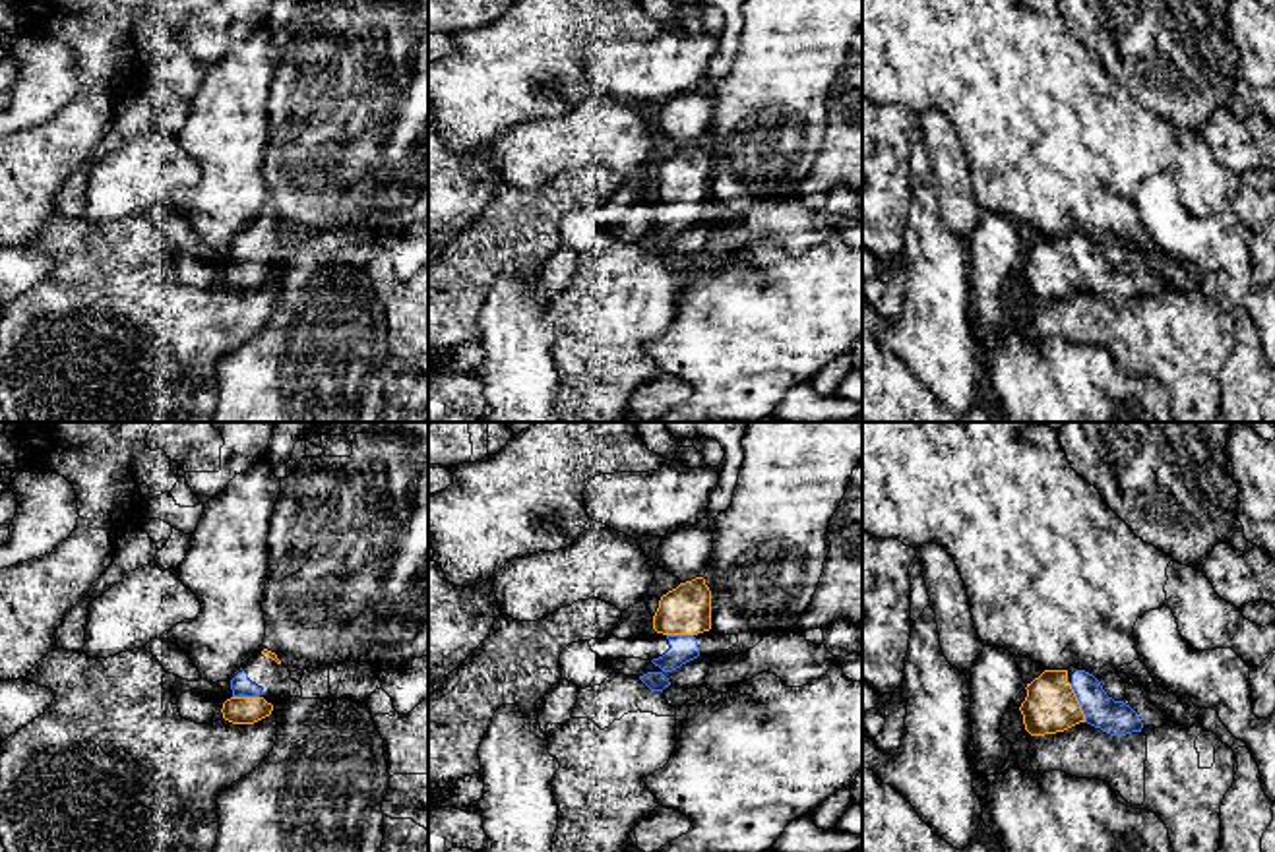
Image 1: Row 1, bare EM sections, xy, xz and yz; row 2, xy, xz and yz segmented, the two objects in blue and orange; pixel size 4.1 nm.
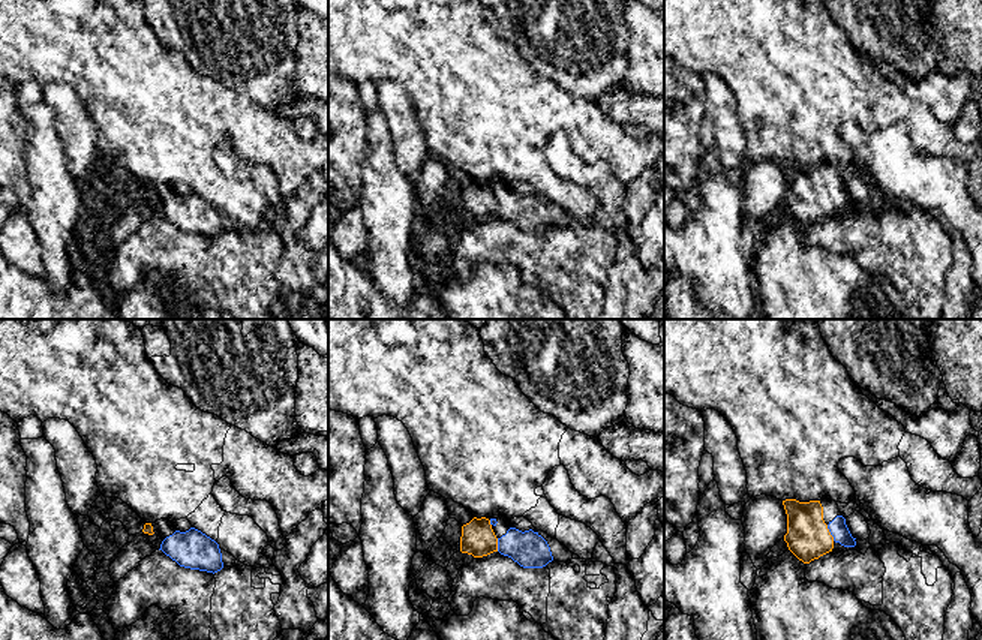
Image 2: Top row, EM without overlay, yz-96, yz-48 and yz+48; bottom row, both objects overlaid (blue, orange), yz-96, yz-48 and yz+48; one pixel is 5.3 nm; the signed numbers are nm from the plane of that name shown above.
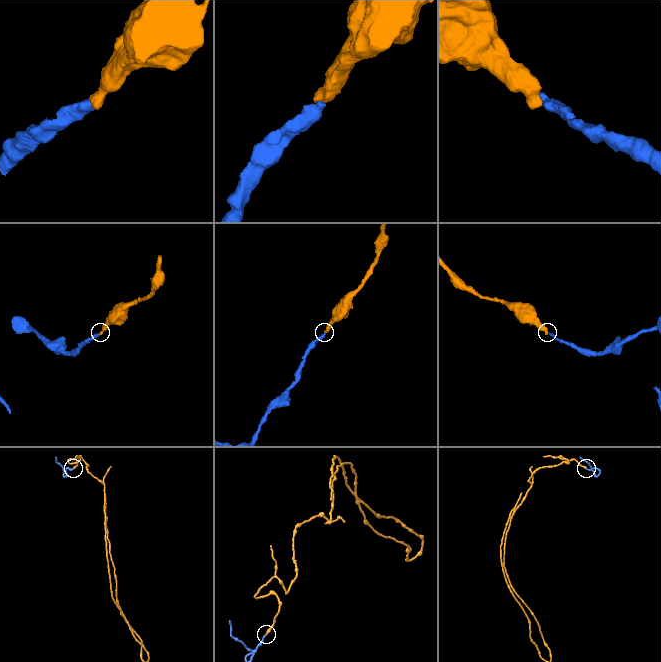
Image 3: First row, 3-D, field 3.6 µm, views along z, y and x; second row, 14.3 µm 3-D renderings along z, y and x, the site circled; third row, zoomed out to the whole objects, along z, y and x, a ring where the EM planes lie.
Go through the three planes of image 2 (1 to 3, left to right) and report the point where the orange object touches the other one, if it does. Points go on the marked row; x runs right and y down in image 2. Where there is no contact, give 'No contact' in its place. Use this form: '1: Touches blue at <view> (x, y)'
1: No contact
2: Touches blue at yz-48 (498, 544)
3: Touches blue at yz+48 (829, 531)

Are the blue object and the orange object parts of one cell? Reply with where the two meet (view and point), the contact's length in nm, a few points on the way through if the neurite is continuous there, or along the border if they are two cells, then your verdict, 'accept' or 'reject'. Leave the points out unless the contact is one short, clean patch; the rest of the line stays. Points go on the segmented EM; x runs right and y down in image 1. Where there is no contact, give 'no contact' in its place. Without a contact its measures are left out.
yz (1080, 703) | 170 nm | across yz (1115, 717), (1089, 703), (1080, 703), (1051, 705) | accept

